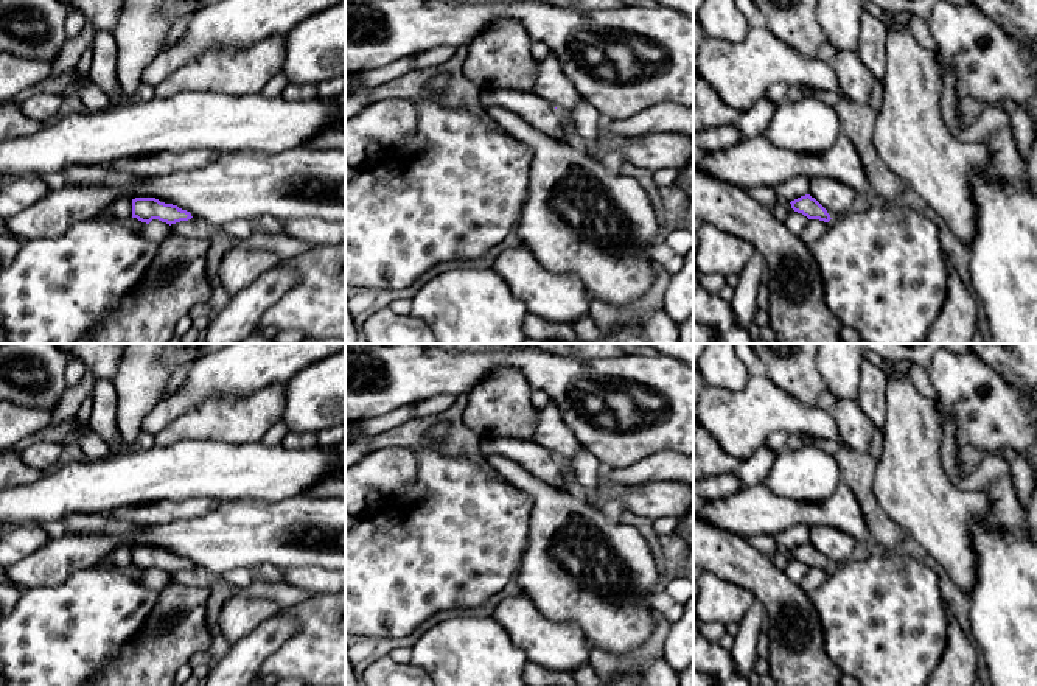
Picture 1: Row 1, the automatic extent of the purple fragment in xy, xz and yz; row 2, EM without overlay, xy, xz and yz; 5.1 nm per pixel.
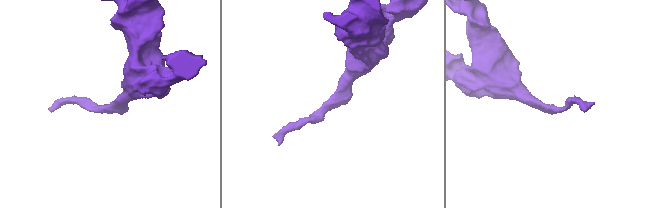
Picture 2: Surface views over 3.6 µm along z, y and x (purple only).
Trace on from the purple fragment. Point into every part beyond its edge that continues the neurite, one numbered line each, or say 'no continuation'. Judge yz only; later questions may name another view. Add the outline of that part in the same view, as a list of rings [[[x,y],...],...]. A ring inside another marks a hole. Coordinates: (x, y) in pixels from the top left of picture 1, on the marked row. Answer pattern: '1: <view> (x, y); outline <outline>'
no continuation

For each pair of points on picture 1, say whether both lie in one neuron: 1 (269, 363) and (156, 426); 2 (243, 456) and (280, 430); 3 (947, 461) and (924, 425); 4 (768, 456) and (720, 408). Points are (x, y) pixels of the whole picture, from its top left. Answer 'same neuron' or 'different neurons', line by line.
1: same neuron
2: different neurons
3: different neurons
4: different neurons

